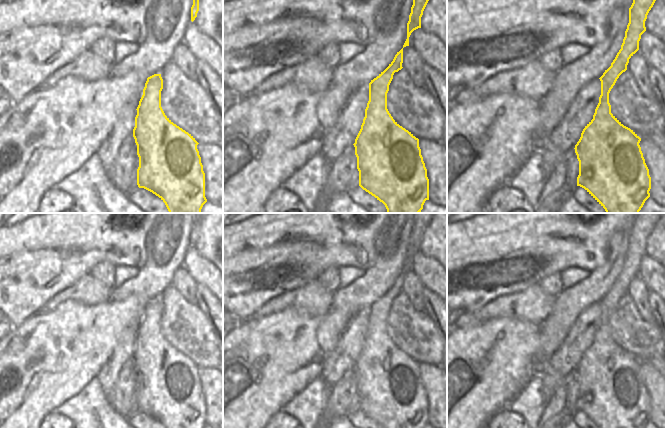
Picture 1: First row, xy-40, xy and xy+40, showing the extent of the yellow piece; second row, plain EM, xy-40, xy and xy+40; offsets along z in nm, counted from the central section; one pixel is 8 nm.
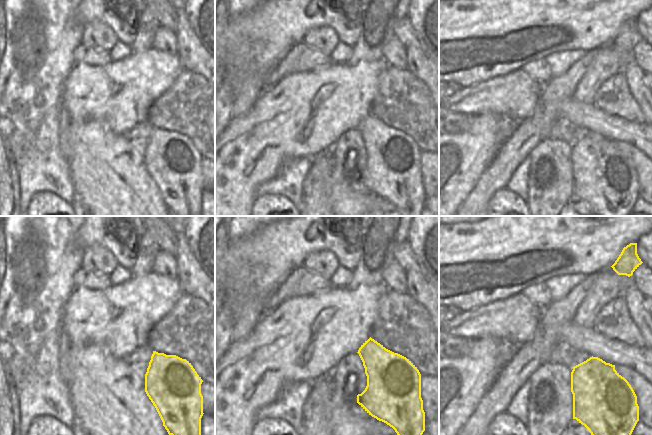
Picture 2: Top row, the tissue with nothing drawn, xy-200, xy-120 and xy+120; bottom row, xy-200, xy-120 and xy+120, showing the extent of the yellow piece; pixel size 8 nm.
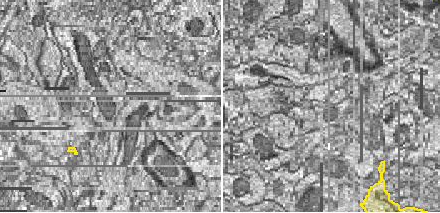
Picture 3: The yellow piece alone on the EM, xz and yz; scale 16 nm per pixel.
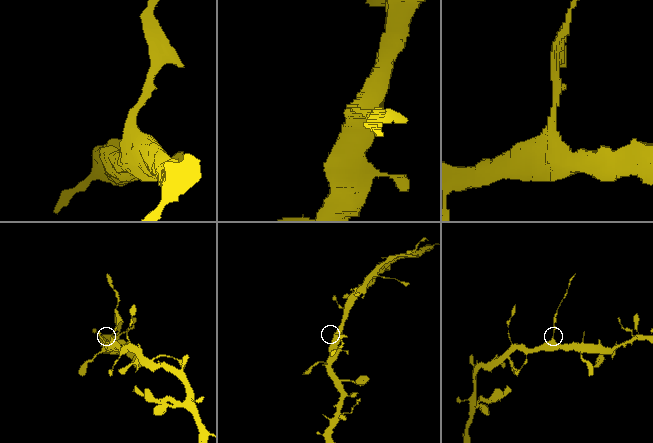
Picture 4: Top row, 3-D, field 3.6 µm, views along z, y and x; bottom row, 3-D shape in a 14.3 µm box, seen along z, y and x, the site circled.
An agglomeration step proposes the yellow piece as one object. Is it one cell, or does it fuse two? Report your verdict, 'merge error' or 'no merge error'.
merge error

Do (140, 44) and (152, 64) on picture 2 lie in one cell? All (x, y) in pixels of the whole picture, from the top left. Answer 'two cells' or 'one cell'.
two cells

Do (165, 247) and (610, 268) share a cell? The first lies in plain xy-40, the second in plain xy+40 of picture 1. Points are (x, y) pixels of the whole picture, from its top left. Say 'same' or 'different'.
same

